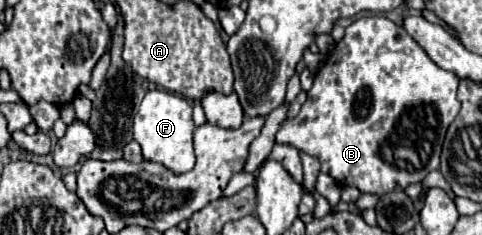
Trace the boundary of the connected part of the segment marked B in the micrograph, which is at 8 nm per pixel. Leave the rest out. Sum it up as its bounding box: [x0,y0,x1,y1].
[275,16,459,194]

